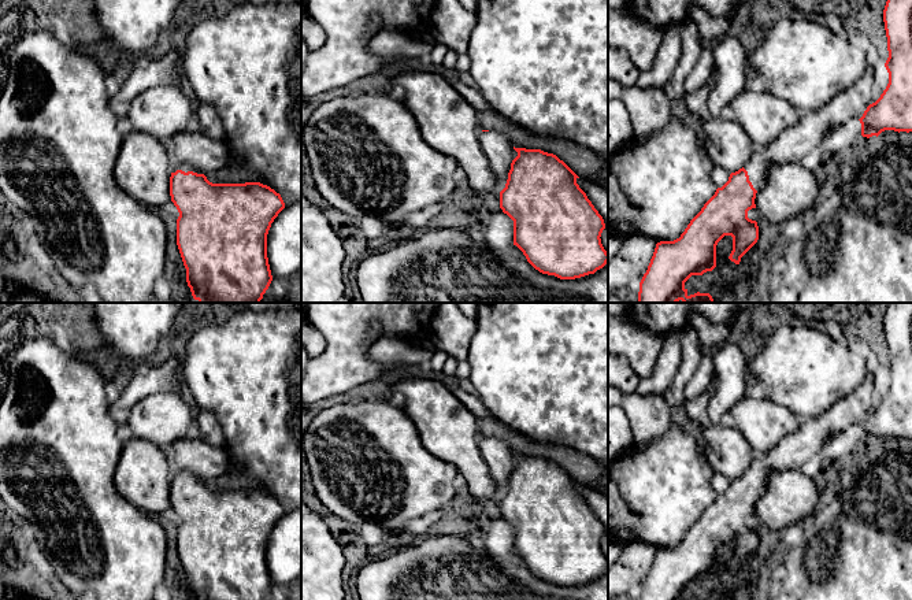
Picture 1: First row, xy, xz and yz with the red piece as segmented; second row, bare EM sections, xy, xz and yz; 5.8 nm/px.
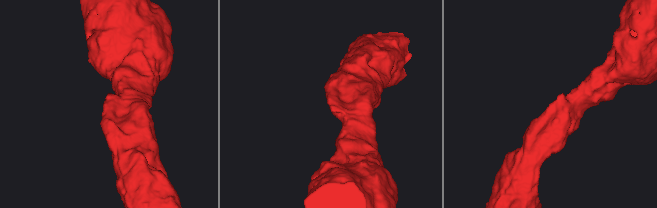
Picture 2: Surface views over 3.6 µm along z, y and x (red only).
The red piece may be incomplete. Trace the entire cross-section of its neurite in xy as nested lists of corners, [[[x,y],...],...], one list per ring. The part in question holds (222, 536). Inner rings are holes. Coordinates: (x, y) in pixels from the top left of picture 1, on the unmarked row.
[[[173,471],[170,503],[177,514],[177,552],[192,600],[266,600],[273,582],[267,541],[285,515],[279,500],[260,489],[212,490],[197,475]]]

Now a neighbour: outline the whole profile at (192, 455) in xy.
[[[192,436],[175,441],[166,453],[173,471],[188,471],[203,481],[230,473],[230,459],[225,448],[211,447]]]

